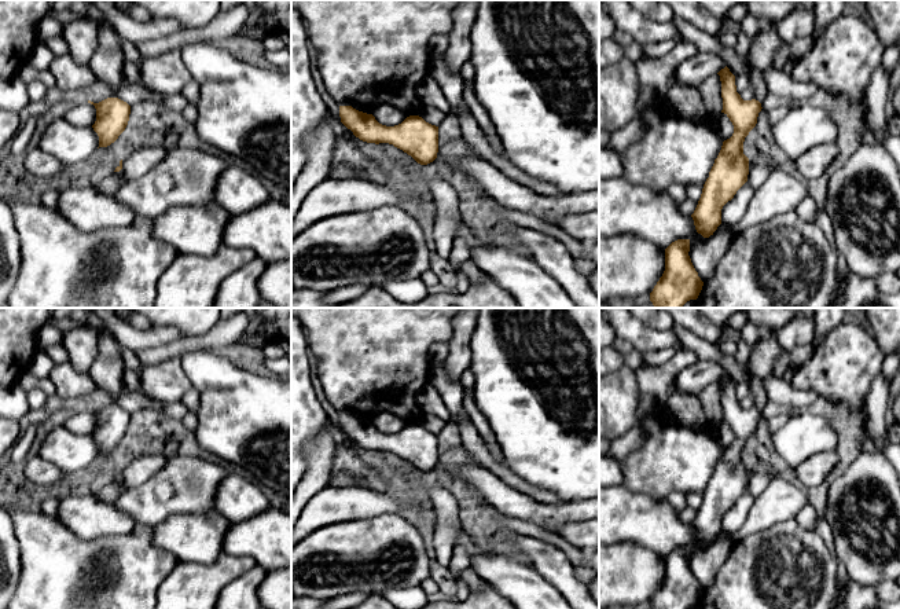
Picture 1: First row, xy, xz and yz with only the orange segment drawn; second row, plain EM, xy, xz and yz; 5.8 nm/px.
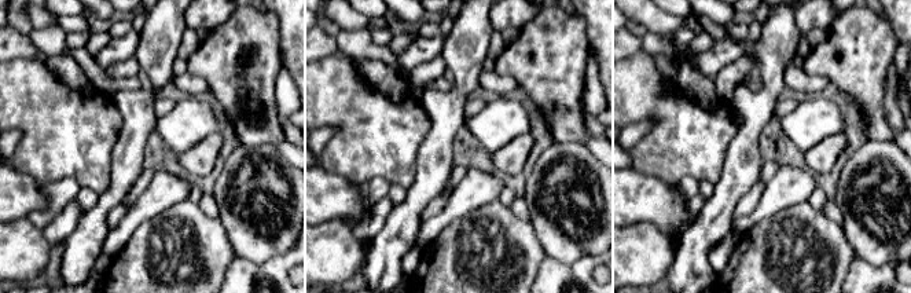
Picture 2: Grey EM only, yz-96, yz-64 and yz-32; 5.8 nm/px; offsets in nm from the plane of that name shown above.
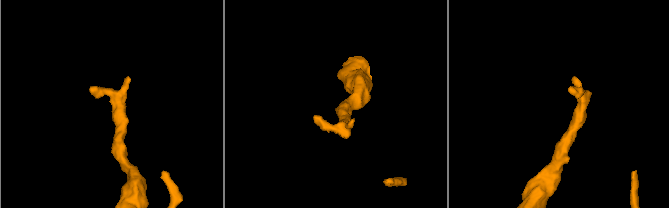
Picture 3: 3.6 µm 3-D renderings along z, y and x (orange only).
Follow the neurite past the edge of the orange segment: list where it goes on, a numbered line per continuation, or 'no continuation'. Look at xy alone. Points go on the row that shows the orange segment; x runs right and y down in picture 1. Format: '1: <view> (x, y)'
1: xy (107, 61)

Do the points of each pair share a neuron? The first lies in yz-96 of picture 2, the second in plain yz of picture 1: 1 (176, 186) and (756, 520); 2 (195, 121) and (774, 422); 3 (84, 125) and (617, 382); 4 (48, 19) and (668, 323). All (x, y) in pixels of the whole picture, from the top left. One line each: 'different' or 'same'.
1: same
2: different
3: same
4: different

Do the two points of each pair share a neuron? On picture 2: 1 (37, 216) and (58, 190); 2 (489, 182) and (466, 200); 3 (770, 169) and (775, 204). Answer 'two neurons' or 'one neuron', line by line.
1: one neuron
2: one neuron
3: two neurons

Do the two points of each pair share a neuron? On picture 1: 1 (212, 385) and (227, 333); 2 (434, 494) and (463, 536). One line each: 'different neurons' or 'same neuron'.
1: different neurons
2: different neurons

